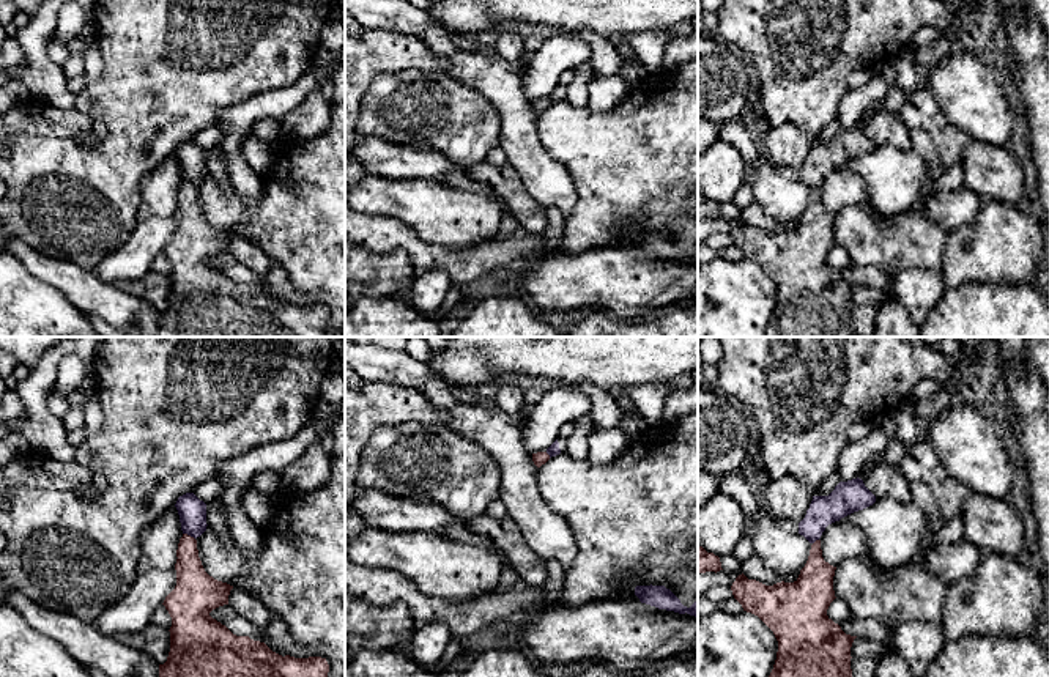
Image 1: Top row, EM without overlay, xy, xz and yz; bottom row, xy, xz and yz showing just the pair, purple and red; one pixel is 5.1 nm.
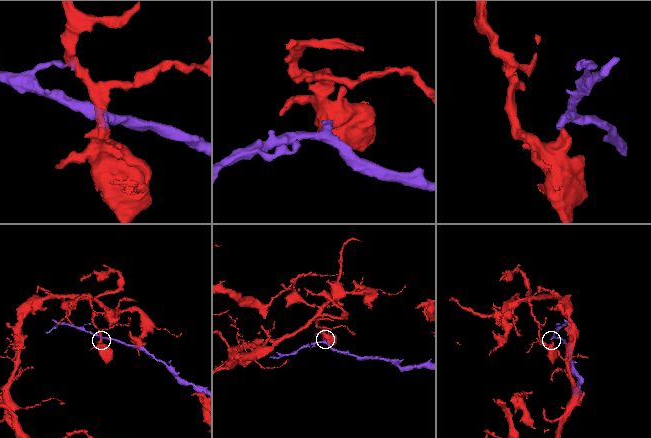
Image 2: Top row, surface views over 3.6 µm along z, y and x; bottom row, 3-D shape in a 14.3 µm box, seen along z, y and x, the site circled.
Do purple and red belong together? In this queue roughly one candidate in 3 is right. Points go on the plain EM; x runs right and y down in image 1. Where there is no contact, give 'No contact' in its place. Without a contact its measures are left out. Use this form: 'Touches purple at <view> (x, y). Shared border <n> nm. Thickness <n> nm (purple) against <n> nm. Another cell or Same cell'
Touches purple at xy (189, 181). Shared border 70 nm. Thickness 140 nm (purple) against 180 nm. Another cell

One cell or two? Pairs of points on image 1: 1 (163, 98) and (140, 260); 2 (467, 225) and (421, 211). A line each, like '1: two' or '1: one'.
1: two
2: one

